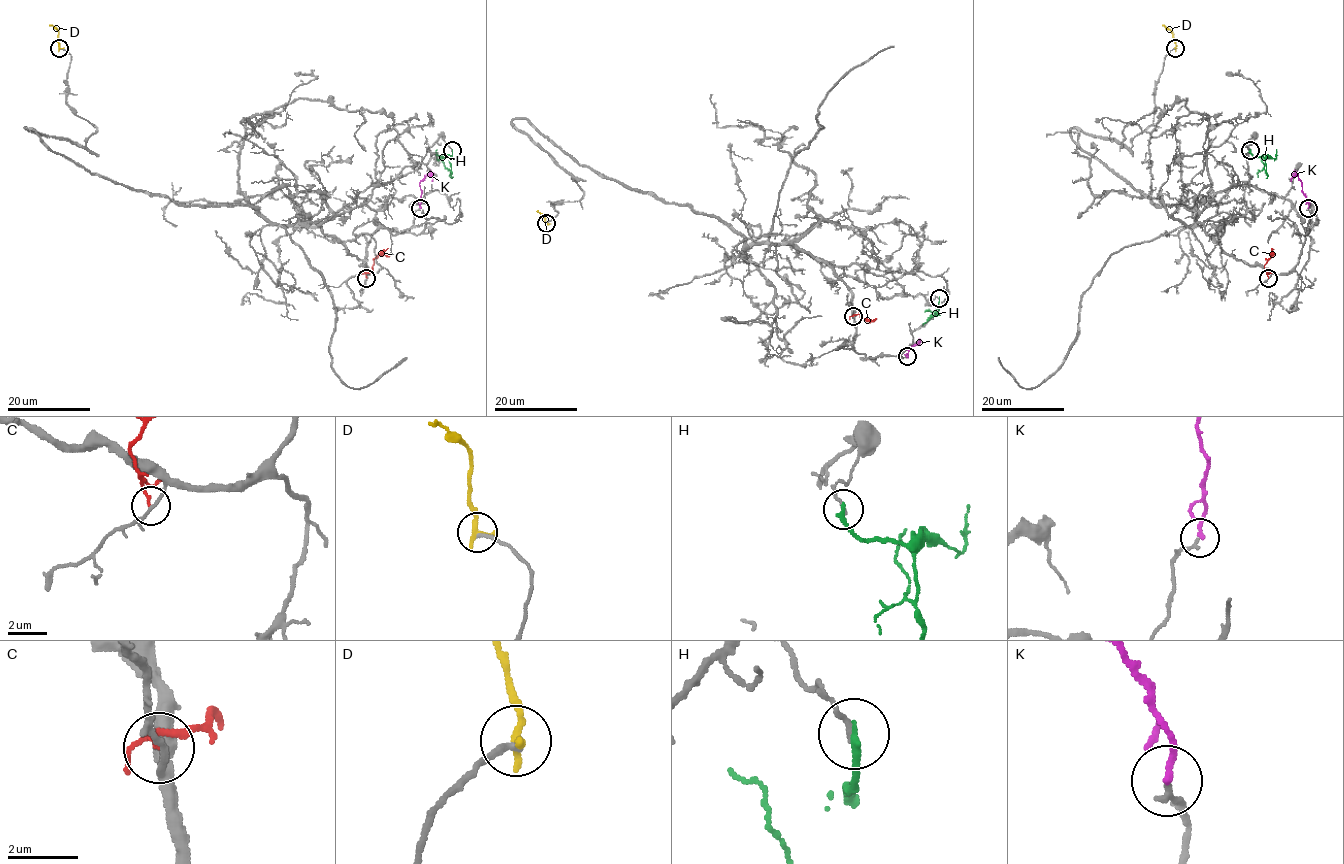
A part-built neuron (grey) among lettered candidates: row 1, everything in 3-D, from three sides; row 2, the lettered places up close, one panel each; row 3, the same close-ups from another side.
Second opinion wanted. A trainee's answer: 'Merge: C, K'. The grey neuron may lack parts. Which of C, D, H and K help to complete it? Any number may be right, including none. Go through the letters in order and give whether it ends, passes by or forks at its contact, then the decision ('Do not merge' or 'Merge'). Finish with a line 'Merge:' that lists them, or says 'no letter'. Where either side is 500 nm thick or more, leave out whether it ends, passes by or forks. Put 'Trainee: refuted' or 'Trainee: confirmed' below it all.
C: It ends there. Do not merge
D: It ends there. Do not merge
H: It ends there. Do not merge
K: It ends there. Merge
Merge: K
Trainee: refuted

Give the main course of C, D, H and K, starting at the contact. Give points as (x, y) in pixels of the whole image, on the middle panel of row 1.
C: (853, 316), (860, 312), (863, 318), (871, 321), (876, 318)
D: (546, 223), (536, 211)
H: (939, 299), (937, 313), (925, 312)
K: (907, 356), (906, 350), (918, 339)

